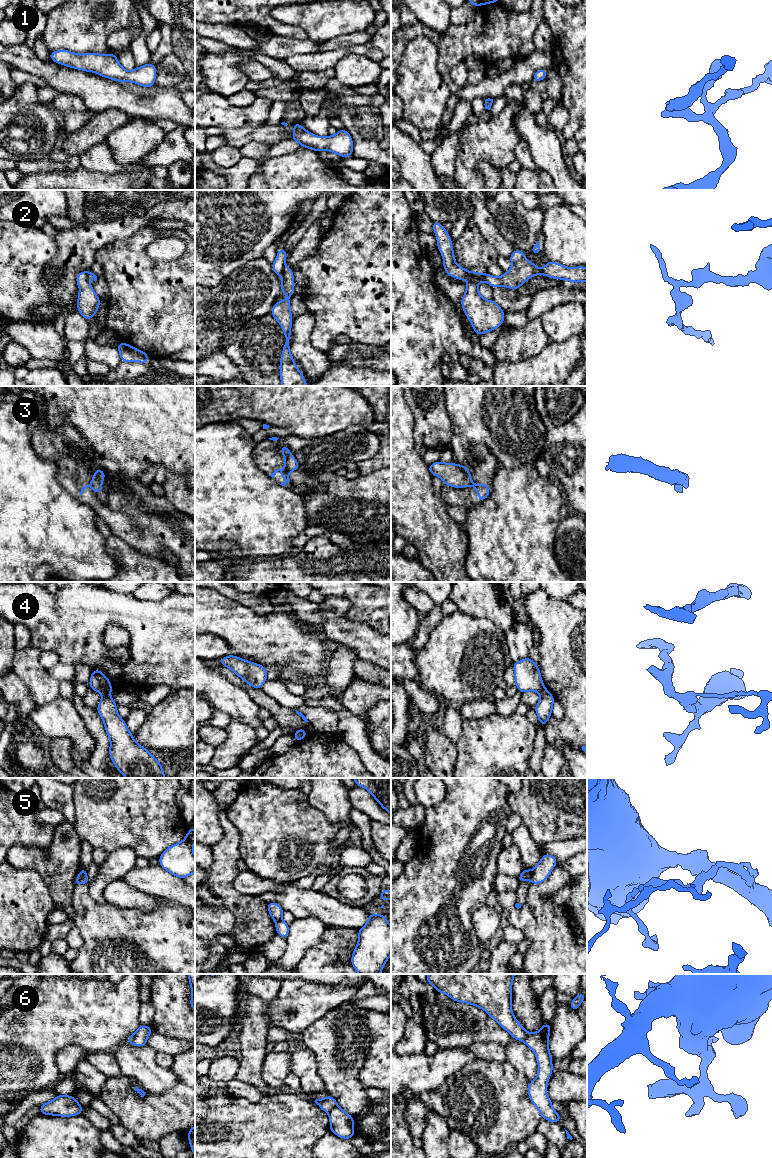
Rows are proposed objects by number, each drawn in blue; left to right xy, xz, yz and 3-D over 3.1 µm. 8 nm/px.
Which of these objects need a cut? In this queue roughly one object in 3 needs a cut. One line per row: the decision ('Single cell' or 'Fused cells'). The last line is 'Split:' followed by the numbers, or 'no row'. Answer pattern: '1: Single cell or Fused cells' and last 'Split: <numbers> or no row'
1: Single cell
2: Fused cells
3: Fused cells
4: Fused cells
5: Fused cells
6: Fused cells
Split: 2, 3, 4, 5, 6

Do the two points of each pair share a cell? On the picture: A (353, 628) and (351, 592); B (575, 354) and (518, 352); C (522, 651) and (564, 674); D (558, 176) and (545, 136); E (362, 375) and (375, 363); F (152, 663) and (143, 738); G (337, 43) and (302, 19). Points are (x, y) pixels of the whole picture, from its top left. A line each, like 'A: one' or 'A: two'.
A: two
B: two
C: two
D: one
E: two
F: two
G: two

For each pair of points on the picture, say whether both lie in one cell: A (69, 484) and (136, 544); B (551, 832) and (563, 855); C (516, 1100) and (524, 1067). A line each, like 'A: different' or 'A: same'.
A: same
B: different
C: different

